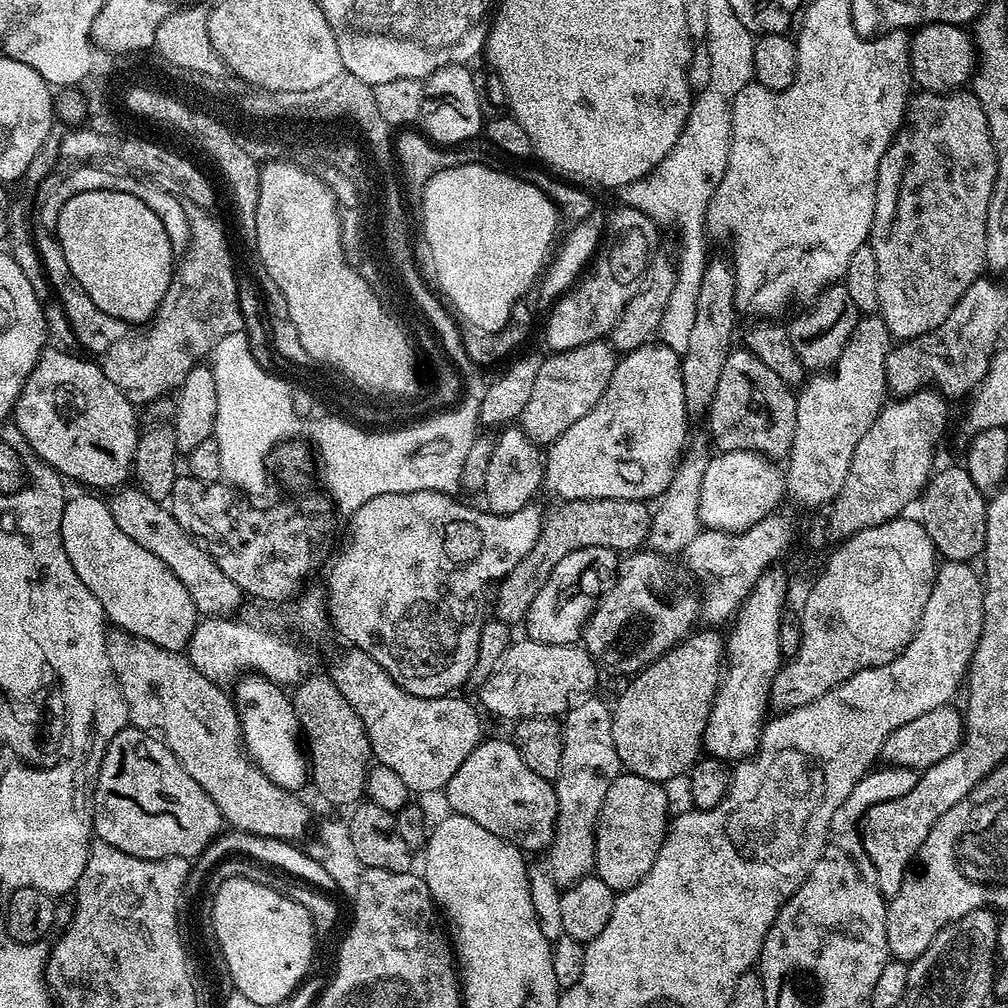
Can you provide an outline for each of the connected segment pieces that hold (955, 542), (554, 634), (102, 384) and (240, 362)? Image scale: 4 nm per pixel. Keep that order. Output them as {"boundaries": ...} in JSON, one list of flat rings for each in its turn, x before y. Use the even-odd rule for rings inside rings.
{"boundaries":[[[963,466,944,468,929,479,919,497,920,513,918,519,924,525,930,542,944,560,962,560,972,562,983,553,986,542,986,514,988,500,985,493,970,482,968,469]],[[583,548,566,554,566,558,554,566,550,578,546,578,546,586,538,590,538,598,530,602,526,621,527,639,543,644,577,643,597,601,612,584,617,565,617,553,611,548]],[[52,348,40,353,40,360,24,383,22,394,16,399,16,428,21,438,32,447,33,454,37,456,35,459,49,464,61,477,69,481,77,480,88,490,116,490,127,485,133,475,134,450,142,431,141,425,136,425,137,409,128,401,126,394,122,394,122,390,106,378,99,363,92,361,91,364,88,360,79,360,77,356]],[[247,331,226,334,214,346,210,367,218,386,218,418,214,433,218,454,222,454,223,479,241,493,260,496,268,488,270,457,278,442,291,440,302,425,295,412,293,389,284,380,271,376,256,361,248,345]]]}

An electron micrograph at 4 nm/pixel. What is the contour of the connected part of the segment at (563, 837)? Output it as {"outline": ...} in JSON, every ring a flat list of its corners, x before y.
{"outline":[[580,698,562,717,562,770,554,782,556,789,556,833,552,844,546,849,546,863,554,878,557,888,563,890,576,884,583,876,589,875,596,866,596,821,600,818,600,807,606,798,606,790,612,780,622,775,618,750,614,750,614,734,612,733,612,710,600,700]]}

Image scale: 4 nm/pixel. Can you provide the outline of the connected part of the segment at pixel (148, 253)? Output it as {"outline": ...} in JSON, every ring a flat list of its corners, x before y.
{"outline":[[90,190,74,194,58,214,54,235,62,246,62,254,66,254,66,263,70,265,74,278,82,282,82,290,90,294,98,310,106,310,106,314,132,326,151,321,172,281,174,253,161,219,150,210,145,201,133,194,114,190]]}

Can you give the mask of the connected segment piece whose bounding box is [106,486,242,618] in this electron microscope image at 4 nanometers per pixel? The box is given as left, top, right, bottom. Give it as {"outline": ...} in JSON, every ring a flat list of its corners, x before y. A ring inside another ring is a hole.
{"outline":[[124,486,111,493,106,503,114,522,118,522,118,530,122,534,130,534,138,546,143,546,154,554,154,558,166,562,170,570,174,570,174,578,186,586,190,598,194,602,197,613,201,617,232,616,240,608,242,593,238,582,230,582,230,578,218,567,218,562,206,554,206,550,182,526,178,526,178,518,174,518,171,507,161,501,150,498,138,486]]}

